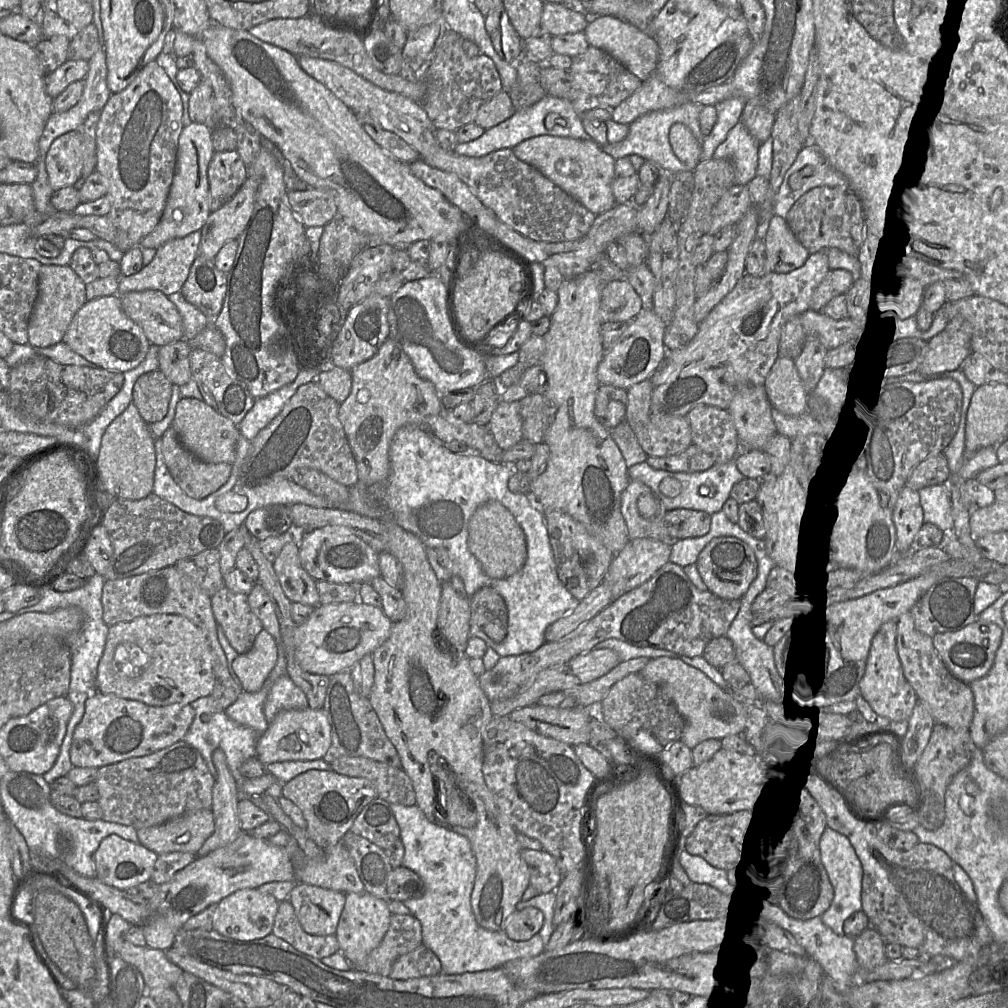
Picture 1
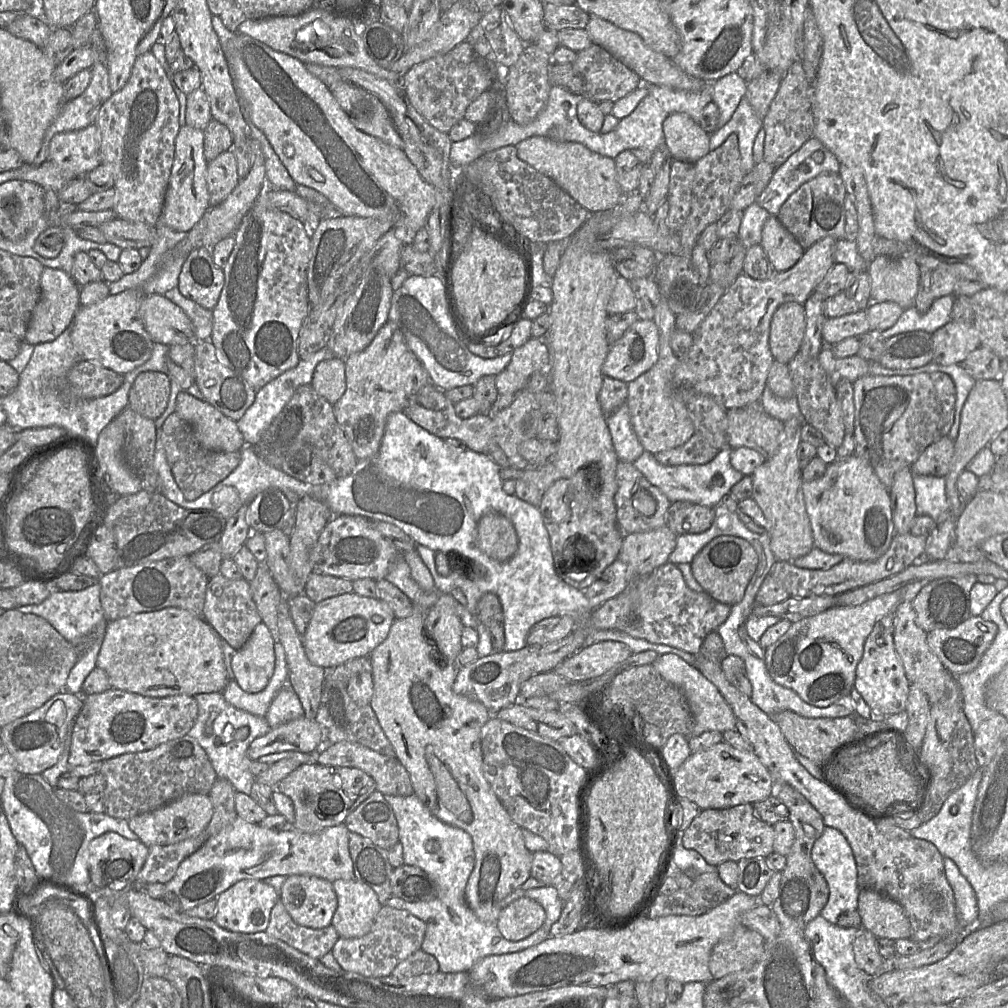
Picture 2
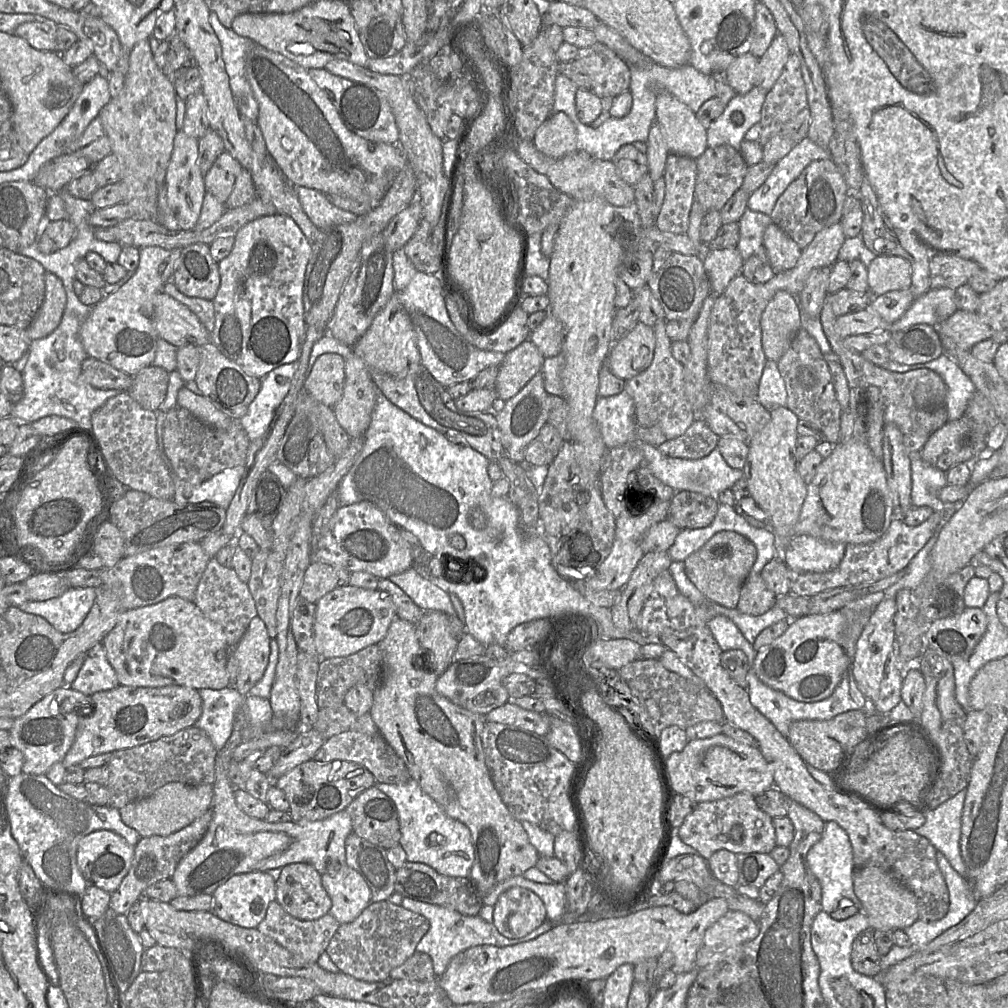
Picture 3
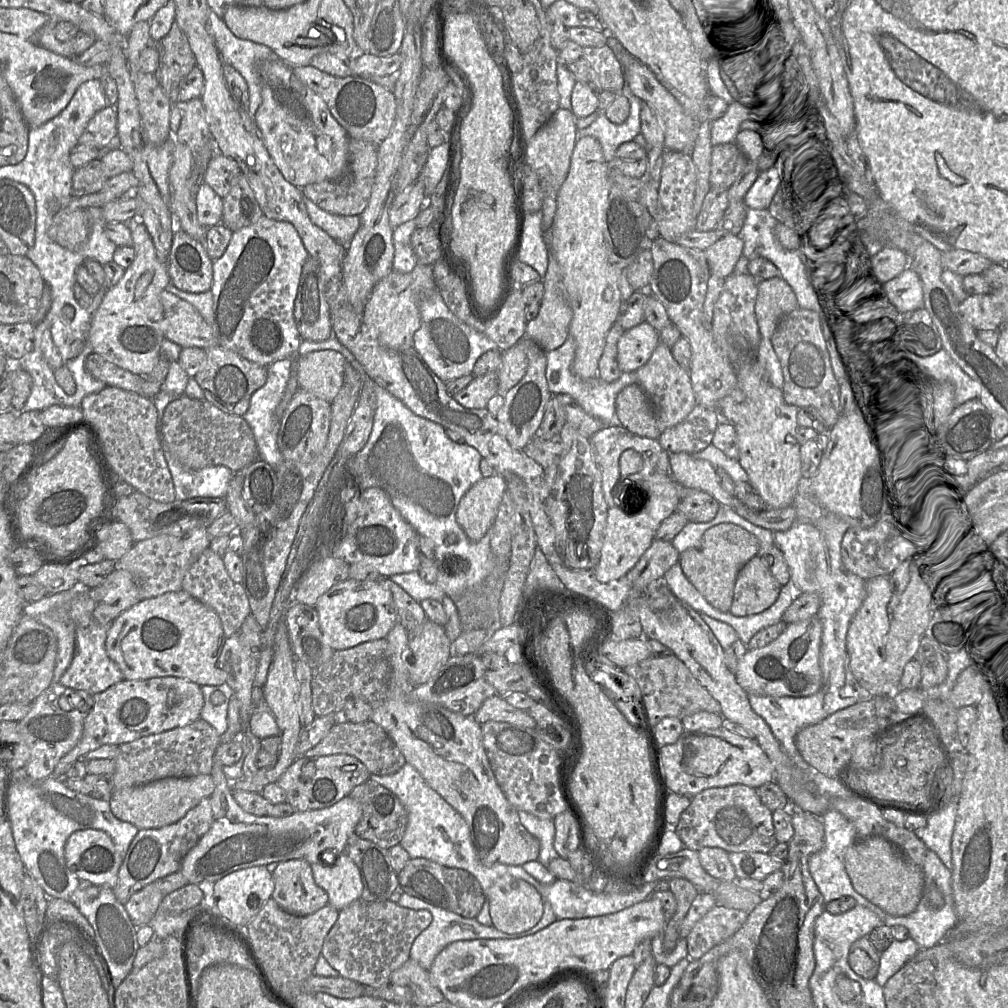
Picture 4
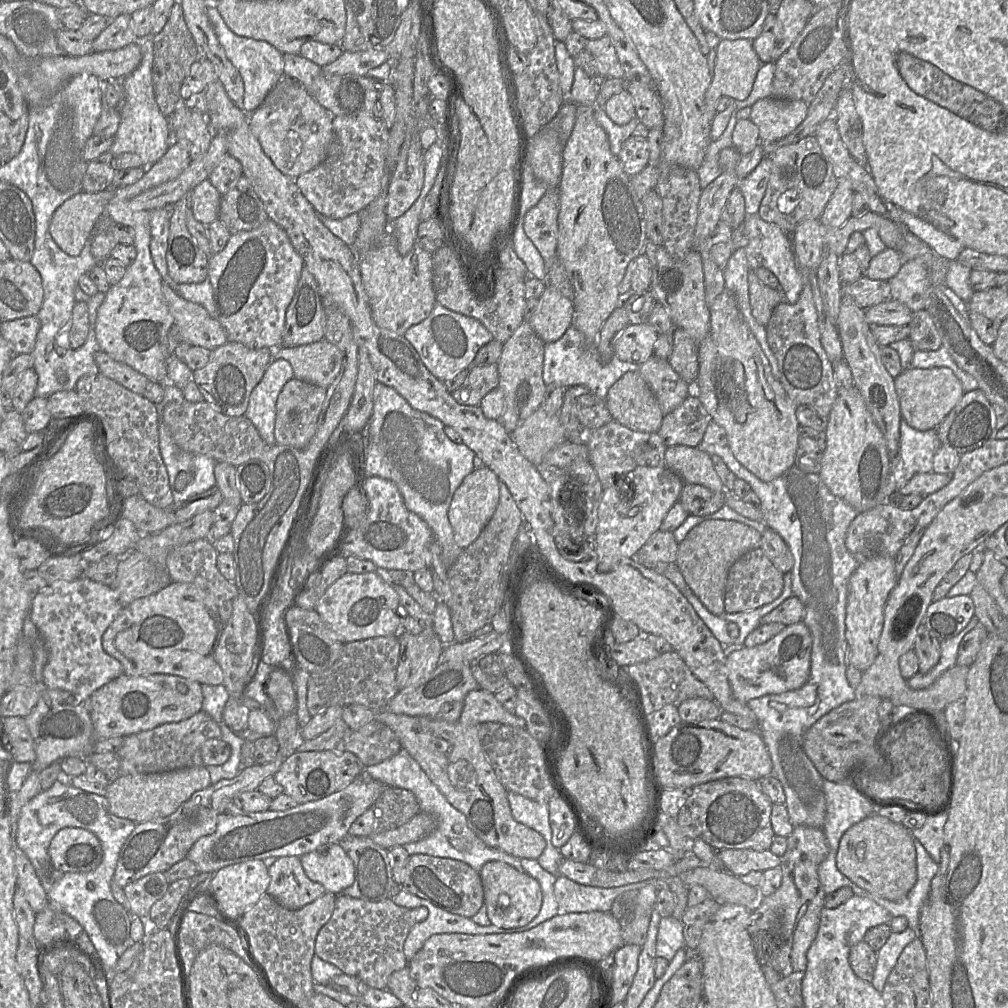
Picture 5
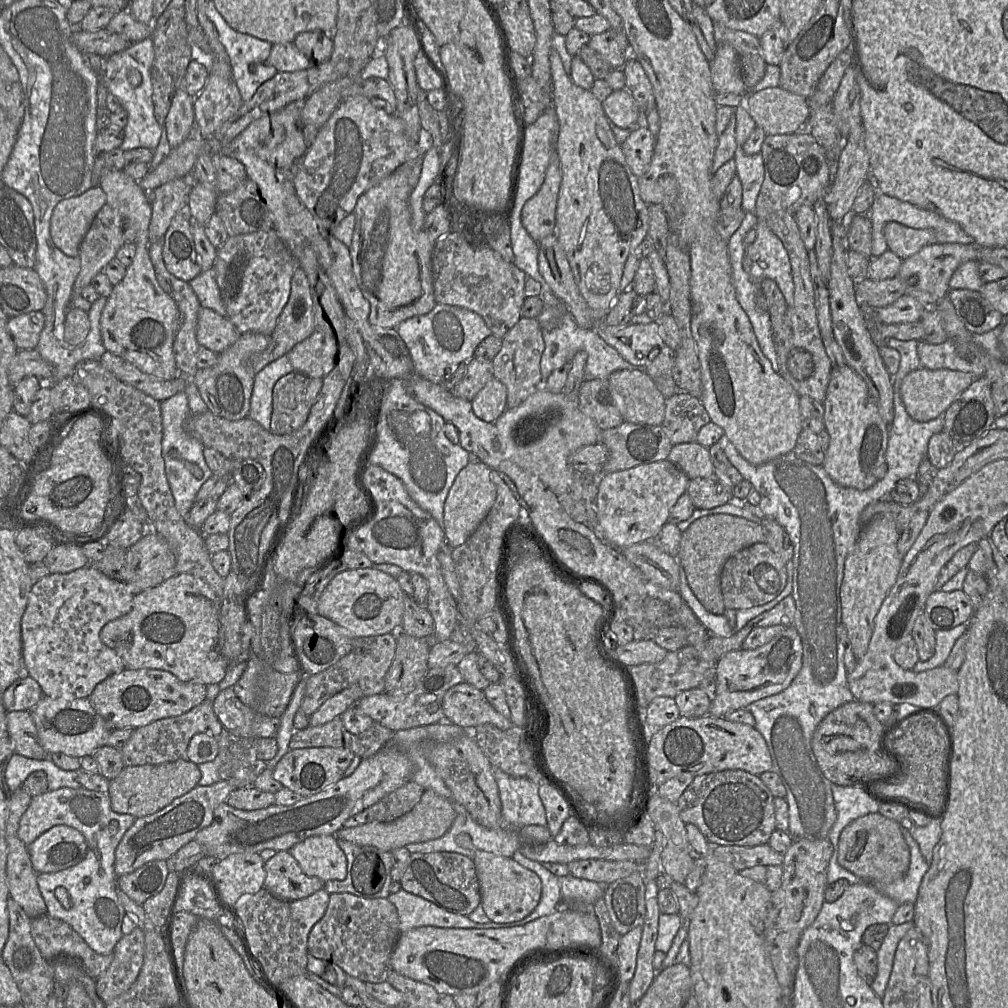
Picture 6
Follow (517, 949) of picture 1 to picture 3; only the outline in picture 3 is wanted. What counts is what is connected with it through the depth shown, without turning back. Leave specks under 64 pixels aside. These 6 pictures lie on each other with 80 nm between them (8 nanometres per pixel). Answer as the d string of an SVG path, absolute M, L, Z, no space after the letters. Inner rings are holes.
M413 778L403 784L376 782L375 785L389 796L396 805L401 832L399 844L406 853L407 861L427 864L443 875L470 878L470 870L474 862L474 849L471 842L471 833L466 825L449 817ZM494 887L484 896L483 906L476 916L463 915L447 907L403 897L401 902L403 908L426 917L430 923L429 930L417 944L416 952L426 953L431 957L433 969L437 977L445 972L453 957L471 947L480 945L493 945L497 947L516 945L531 941L548 932L542 930L537 935L534 933L516 939L509 939L501 935L493 924L493 906L497 902L499 896L505 891L505 887Z

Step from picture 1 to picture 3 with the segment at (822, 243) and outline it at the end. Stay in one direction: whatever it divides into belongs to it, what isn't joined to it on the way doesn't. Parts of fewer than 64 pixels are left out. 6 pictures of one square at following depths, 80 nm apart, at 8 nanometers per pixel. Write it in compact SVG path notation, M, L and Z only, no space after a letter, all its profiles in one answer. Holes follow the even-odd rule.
M831 158L814 160L781 194L769 216L772 223L803 250L819 231L841 223L844 202L849 194L846 182Z

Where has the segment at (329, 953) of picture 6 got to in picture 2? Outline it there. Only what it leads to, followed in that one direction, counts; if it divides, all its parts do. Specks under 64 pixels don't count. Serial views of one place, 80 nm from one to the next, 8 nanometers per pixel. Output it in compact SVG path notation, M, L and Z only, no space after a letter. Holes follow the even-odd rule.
M382 905L371 930L359 938L340 937L331 953L342 970L365 977L390 976L394 968L415 951L421 949L426 932L425 923L405 909Z

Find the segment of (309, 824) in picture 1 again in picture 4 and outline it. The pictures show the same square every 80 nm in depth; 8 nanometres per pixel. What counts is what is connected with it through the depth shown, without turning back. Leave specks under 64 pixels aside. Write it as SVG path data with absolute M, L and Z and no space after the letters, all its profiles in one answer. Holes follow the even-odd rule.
M333 754L320 757L297 757L276 781L286 795L294 811L309 811L328 808L350 795L353 789L368 781L371 773L356 757L348 754Z

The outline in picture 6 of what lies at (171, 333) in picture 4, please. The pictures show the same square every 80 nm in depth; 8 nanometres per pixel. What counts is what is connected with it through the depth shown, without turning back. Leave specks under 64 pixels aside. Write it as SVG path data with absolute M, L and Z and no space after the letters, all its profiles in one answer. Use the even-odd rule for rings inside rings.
M200 307L196 327L196 339L200 346L220 354L233 345L240 335L226 316Z

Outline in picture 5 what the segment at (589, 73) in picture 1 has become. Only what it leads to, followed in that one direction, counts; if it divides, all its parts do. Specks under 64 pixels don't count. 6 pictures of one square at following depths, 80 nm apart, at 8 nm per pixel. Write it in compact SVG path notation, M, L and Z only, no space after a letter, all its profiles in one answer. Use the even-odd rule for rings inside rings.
M608 35L599 39L588 40L585 49L596 59L600 79L624 79L623 68Z

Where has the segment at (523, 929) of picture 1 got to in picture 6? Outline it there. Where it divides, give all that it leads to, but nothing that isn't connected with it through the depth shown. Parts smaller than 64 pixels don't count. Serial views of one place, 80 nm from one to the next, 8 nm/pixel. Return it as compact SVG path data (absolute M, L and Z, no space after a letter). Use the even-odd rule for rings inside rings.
M476 851L473 859L479 883L481 906L490 921L510 923L524 919L538 905L541 897L541 880L537 874L516 862L513 858L490 852Z

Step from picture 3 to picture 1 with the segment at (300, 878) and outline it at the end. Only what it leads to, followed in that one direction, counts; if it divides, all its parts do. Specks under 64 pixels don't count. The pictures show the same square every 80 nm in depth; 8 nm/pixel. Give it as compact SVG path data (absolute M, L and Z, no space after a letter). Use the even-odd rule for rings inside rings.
M295 882L288 901L303 929L313 935L336 935L345 904L345 893Z

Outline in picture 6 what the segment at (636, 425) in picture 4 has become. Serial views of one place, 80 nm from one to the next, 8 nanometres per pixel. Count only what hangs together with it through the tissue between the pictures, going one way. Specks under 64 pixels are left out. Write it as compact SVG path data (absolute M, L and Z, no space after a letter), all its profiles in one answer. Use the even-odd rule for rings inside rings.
M616 370L608 377L608 382L623 421L653 426L662 424L665 398L645 372Z

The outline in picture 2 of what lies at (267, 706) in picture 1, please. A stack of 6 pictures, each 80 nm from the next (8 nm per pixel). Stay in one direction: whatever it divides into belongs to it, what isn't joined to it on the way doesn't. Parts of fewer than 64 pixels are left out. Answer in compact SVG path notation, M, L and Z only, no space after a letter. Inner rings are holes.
M286 684L270 703L265 718L273 728L303 716L304 710L297 694Z

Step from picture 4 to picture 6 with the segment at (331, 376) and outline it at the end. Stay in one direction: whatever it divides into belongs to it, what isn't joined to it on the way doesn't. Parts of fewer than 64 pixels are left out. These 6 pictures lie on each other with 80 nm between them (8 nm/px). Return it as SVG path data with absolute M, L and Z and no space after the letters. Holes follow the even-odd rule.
M316 329L308 338L295 345L286 356L294 371L323 379L335 367L338 352L335 337Z

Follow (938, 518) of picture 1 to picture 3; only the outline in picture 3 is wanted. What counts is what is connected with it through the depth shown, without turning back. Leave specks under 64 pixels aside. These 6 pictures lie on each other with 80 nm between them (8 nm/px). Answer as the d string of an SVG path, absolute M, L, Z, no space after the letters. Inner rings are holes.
M921 452L909 453L911 462L911 501L916 507L927 506L941 511L945 504L939 499L939 491L948 484L945 472L926 463Z

